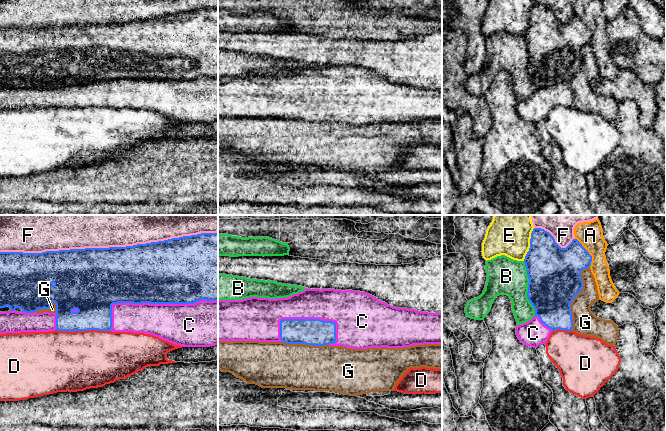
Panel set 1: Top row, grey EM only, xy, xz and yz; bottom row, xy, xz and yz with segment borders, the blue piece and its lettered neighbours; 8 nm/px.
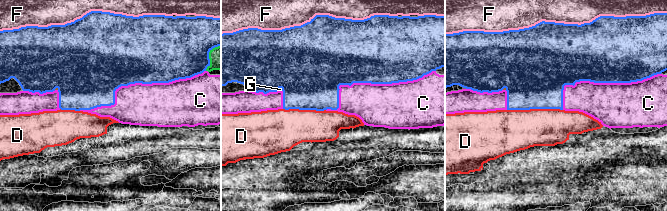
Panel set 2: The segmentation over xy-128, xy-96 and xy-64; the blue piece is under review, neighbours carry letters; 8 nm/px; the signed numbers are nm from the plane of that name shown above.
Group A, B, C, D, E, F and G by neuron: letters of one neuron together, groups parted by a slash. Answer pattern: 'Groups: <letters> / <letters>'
Groups: A / B / C / D / E / F / G

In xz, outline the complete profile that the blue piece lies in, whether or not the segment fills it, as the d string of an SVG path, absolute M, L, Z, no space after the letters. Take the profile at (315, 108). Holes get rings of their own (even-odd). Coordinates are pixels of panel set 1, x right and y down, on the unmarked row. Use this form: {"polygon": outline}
{"polygon": "M282 95L280 115L287 120L312 122L335 120L336 99L320 95Z"}

